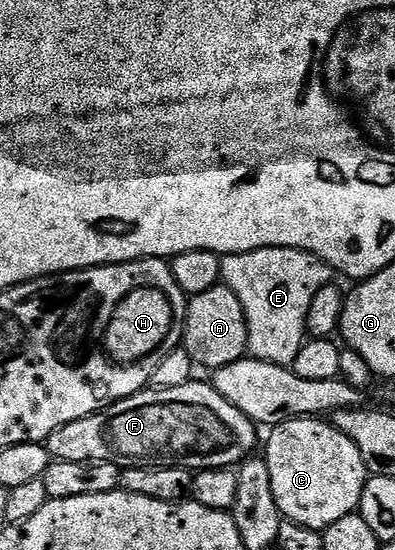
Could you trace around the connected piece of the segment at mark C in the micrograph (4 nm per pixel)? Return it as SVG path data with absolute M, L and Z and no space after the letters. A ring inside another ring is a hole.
M317 416L293 418L282 426L272 427L268 434L269 443L265 446L263 457L271 472L271 492L275 492L275 504L279 504L284 521L324 532L328 526L335 524L335 520L343 520L343 516L354 513L360 507L367 481L365 461L359 448L355 448L353 441L343 436L343 432L339 432L332 421Z

